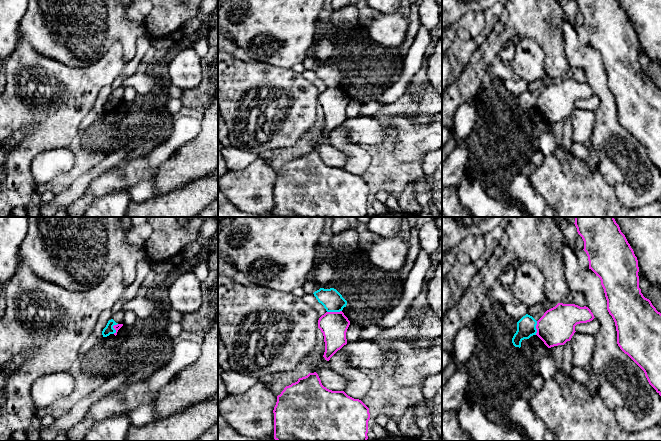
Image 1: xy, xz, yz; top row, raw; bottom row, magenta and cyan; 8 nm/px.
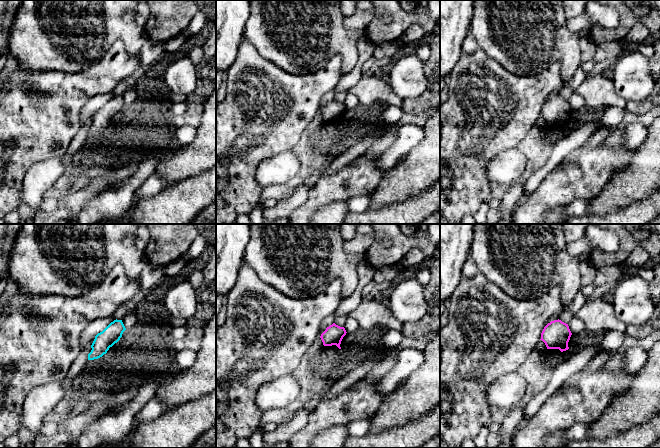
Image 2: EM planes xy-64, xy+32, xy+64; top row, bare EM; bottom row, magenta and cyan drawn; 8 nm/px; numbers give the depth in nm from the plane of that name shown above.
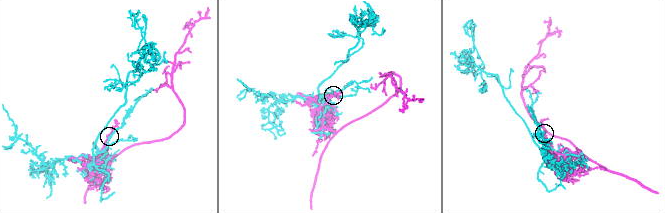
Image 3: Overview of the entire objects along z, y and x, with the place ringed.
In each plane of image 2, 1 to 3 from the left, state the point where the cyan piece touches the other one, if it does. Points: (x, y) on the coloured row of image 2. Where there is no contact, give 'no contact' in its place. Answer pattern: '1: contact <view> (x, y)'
1: no contact
2: no contact
3: no contact

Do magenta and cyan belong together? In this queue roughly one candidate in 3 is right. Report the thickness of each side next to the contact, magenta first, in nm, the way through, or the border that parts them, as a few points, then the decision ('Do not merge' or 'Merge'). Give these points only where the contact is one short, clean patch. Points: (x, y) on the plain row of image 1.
Thickness 220 nm (magenta) against 170 nm. Do not merge

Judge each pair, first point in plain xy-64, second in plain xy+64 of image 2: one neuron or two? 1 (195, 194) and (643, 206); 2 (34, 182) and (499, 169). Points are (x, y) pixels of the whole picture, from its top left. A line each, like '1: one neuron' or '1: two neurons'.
1: one neuron
2: one neuron

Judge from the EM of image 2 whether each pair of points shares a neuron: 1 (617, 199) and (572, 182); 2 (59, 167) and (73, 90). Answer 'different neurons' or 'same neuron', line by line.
1: different neurons
2: different neurons

